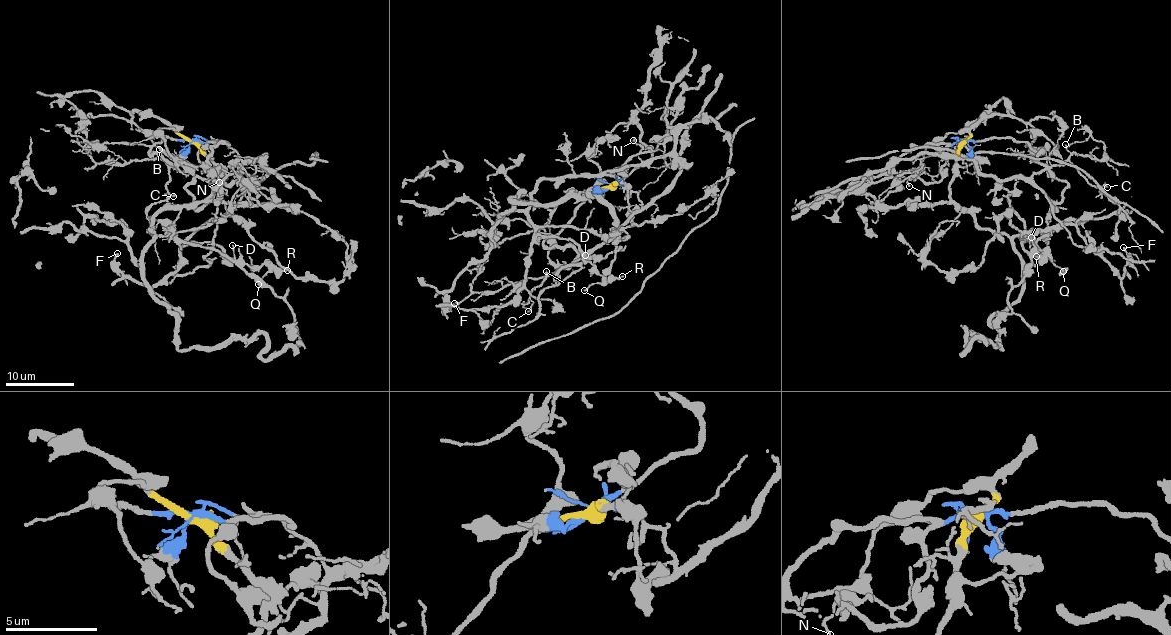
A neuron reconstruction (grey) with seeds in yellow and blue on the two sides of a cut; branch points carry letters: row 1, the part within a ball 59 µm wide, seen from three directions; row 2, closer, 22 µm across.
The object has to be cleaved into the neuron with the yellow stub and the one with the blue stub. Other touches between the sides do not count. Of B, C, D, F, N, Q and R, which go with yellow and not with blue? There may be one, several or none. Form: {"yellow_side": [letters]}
{"yellow_side": ["D", "F", "Q", "R"]}

